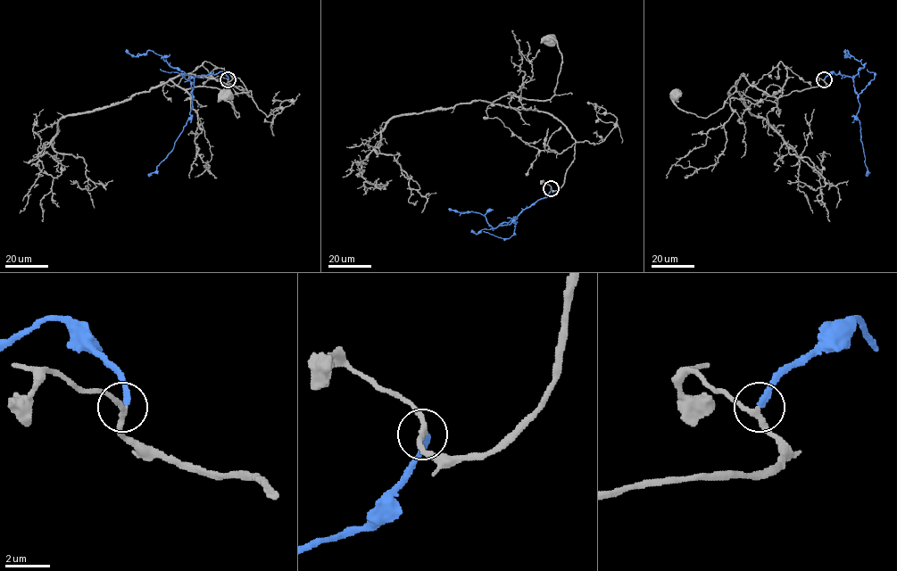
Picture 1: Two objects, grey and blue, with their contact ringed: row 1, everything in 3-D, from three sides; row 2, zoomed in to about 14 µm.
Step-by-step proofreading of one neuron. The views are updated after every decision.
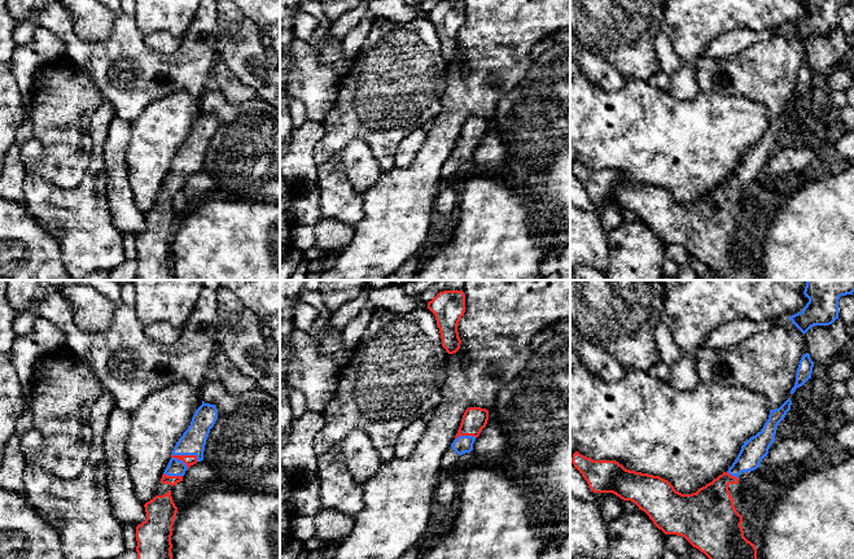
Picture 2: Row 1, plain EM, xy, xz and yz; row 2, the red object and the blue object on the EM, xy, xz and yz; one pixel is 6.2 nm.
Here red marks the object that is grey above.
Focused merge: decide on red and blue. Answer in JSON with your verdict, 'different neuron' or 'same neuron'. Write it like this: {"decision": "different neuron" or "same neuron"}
{"decision": "same neuron"}

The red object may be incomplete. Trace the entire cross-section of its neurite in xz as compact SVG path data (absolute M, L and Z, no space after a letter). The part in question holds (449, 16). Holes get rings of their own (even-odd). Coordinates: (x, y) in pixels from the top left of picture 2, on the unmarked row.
M463 0L439 1L428 12L428 18L434 23L439 38L442 56L448 64L460 58L461 49L457 34L465 22L465 4Z

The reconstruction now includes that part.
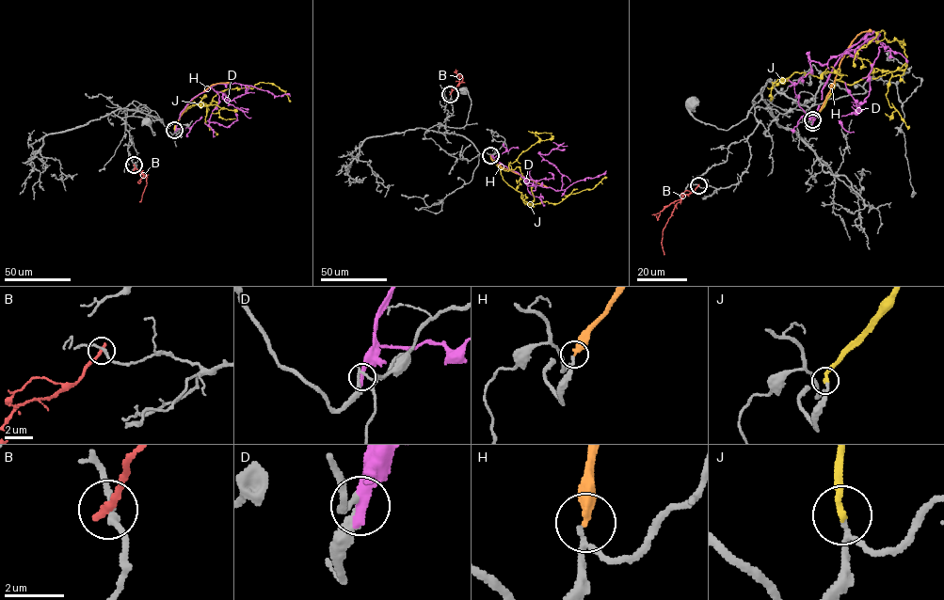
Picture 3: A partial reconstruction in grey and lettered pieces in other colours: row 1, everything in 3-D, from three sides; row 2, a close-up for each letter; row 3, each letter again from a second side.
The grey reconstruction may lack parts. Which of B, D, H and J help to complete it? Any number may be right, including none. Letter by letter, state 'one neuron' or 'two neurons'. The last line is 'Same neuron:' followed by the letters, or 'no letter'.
B: two neurons
D: two neurons
H: two neurons
J: one neuron
Same neuron: J

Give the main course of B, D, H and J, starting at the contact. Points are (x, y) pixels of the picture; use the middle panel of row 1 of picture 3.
B: (450, 94), (462, 81), (460, 74), (456, 76)
D: (491, 155), (526, 181), (560, 190), (562, 175), (540, 154), (547, 154), (560, 145), (568, 146)
H: (490, 155), (504, 168), (548, 188)
J: (490, 155), (503, 179), (519, 191), (527, 205), (558, 203), (571, 194), (593, 188), (607, 177)

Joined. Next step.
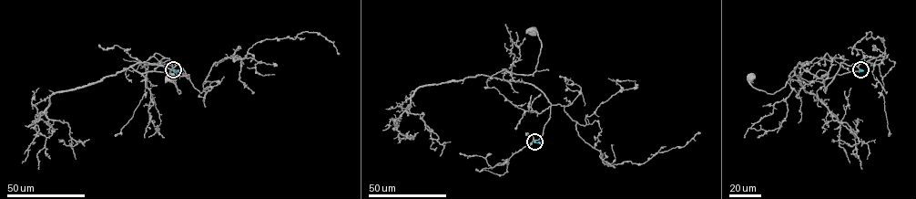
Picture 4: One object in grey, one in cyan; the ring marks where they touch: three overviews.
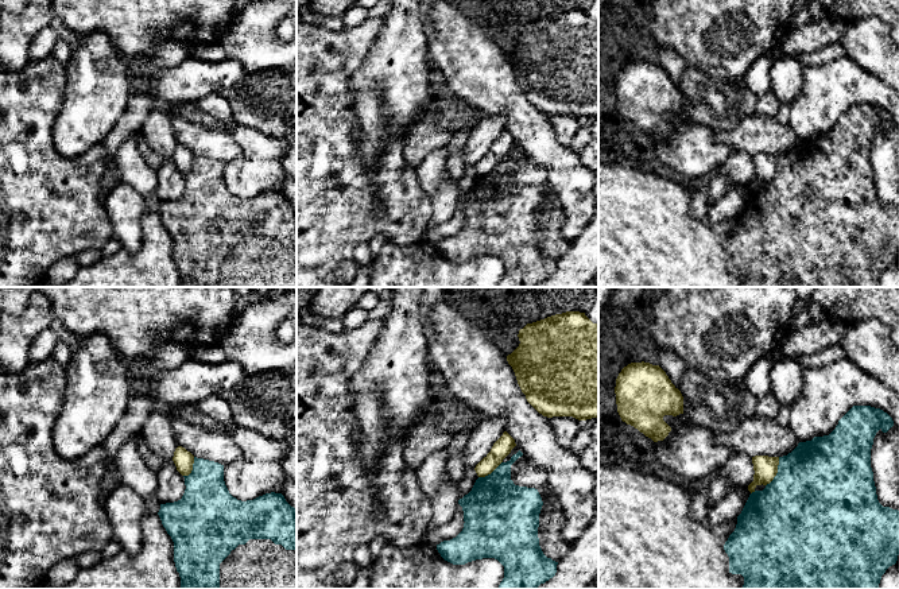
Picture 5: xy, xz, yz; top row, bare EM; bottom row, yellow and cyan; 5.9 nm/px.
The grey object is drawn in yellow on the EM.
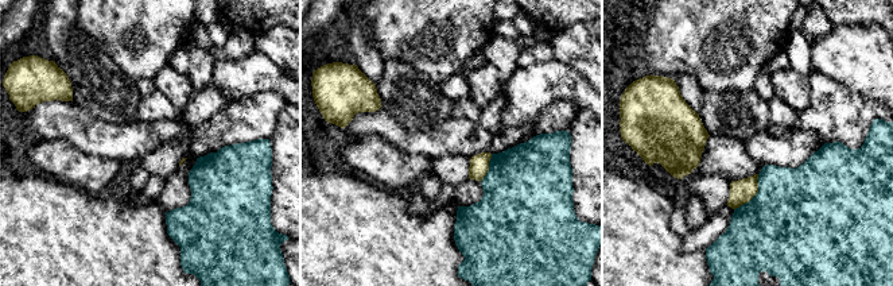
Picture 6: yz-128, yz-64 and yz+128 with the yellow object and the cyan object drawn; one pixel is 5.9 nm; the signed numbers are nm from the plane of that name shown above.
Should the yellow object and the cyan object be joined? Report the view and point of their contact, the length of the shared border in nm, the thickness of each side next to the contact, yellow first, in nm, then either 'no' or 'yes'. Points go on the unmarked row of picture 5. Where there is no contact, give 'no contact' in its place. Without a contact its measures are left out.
contact yz (777, 170); length 190 nm; calibres 140 and 500 nm; no

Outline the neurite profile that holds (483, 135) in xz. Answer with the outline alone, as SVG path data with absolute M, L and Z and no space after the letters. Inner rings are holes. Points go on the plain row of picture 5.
M500 115L484 116L472 129L469 139L462 148L465 168L474 167L487 155L493 142L505 129L505 119Z

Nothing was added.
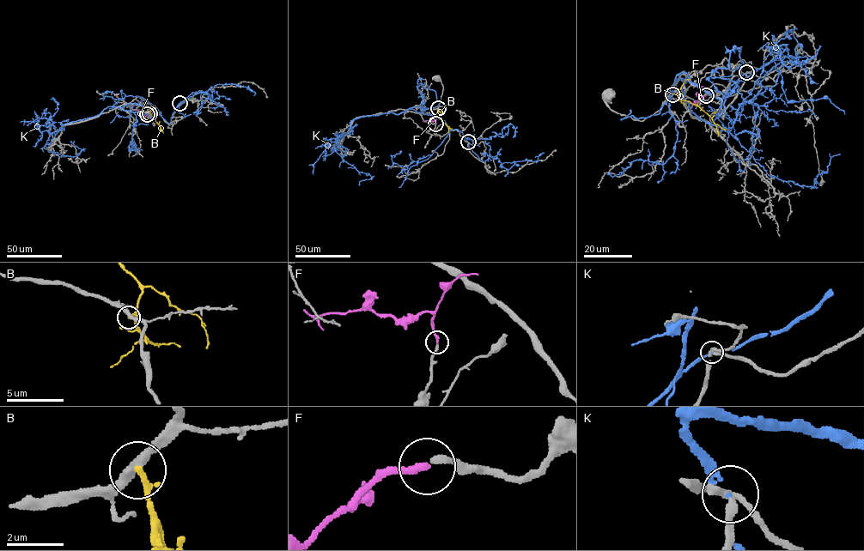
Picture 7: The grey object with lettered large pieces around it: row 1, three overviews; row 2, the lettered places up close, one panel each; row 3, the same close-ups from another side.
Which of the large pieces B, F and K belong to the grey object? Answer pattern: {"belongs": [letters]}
{"belongs": ["F"]}

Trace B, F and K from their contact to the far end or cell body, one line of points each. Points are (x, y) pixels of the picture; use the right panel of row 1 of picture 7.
B: (672, 94), (677, 93), (683, 99), (697, 105), (711, 118), (718, 136)
F: (706, 95), (700, 99), (699, 87)
K: (747, 72), (721, 114), (685, 73), (676, 81), (772, 177), (812, 188), (840, 154)

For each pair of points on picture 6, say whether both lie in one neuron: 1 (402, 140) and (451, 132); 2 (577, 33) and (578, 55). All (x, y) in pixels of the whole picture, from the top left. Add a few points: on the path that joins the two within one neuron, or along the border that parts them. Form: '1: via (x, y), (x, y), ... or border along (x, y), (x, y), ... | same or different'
1: via (414, 140), (439, 140) | same
2: via (577, 38), (578, 50) | same

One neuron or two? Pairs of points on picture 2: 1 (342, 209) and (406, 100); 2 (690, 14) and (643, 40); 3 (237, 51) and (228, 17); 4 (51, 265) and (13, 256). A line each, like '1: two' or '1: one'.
1: one
2: two
3: one
4: one

